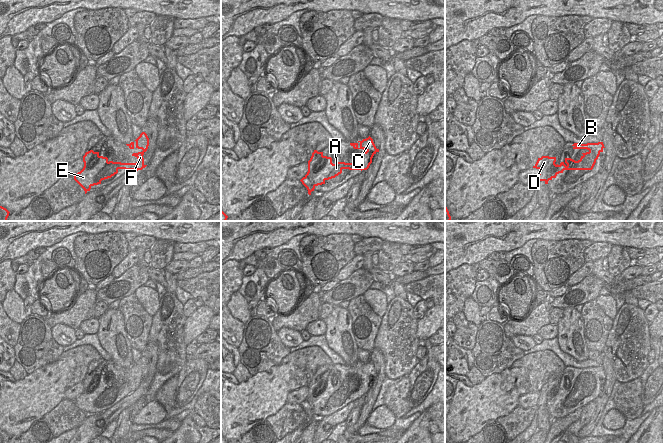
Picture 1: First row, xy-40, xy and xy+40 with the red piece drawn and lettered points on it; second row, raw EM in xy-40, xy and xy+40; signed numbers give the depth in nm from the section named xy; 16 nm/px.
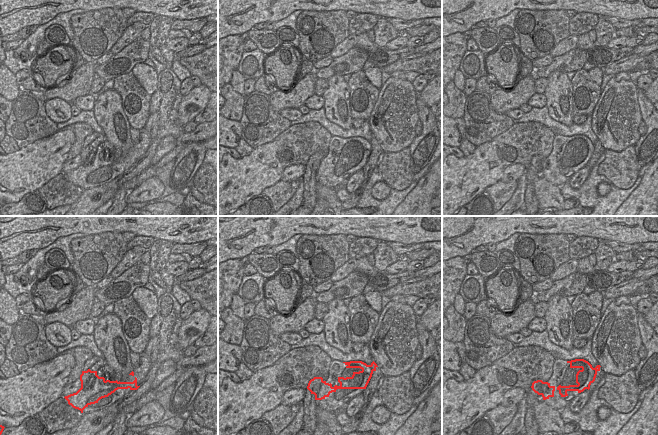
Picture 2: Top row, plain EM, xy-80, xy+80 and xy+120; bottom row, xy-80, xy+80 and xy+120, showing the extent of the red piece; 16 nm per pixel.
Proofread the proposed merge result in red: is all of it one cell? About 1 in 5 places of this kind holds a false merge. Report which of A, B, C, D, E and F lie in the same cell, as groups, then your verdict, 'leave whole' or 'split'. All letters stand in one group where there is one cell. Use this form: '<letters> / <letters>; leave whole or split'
A B C D E F; leave whole

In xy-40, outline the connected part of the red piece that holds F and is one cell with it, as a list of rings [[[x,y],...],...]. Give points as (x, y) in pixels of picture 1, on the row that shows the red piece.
[[[142,132],[140,136],[135,140],[126,144],[130,149],[135,147],[142,149],[142,152],[133,153],[138,161],[136,163],[121,163],[109,161],[107,157],[99,155],[99,152],[90,150],[83,156],[84,167],[74,176],[74,180],[84,189],[85,194],[90,191],[94,185],[101,184],[102,180],[111,178],[118,173],[119,169],[125,170],[142,170],[147,165],[144,164],[143,155],[147,151],[149,146],[149,138],[145,132]]]

